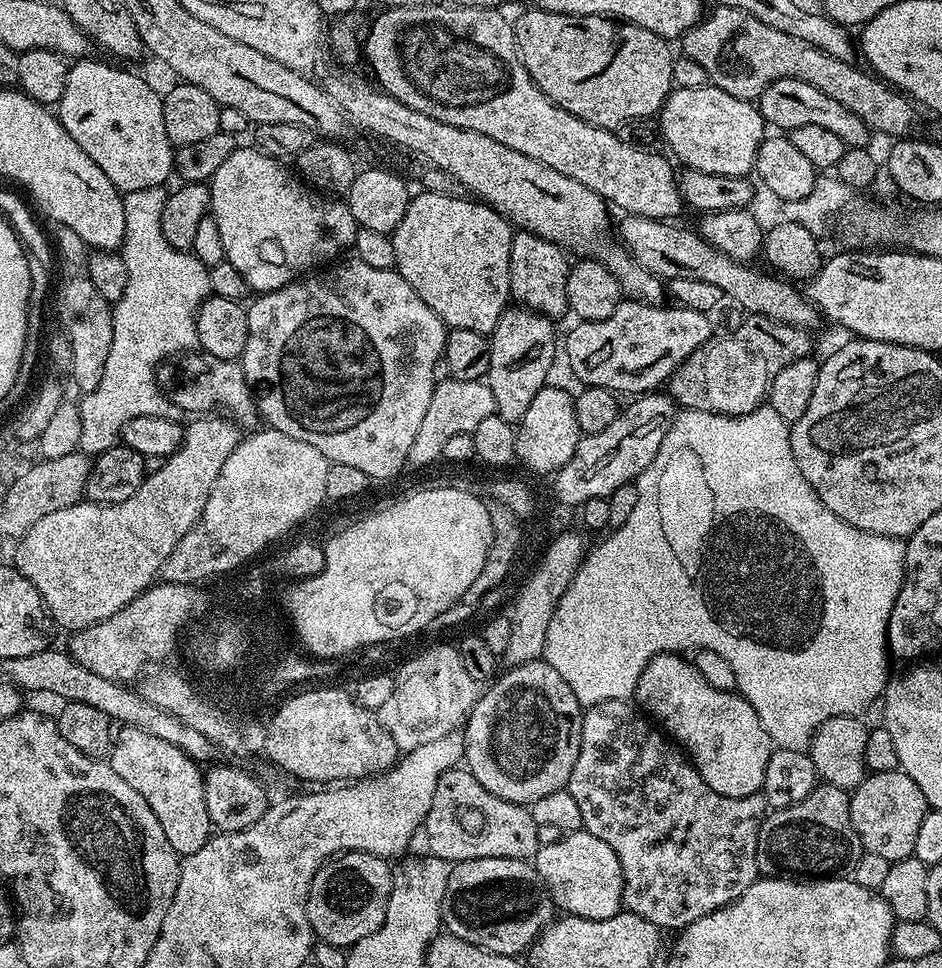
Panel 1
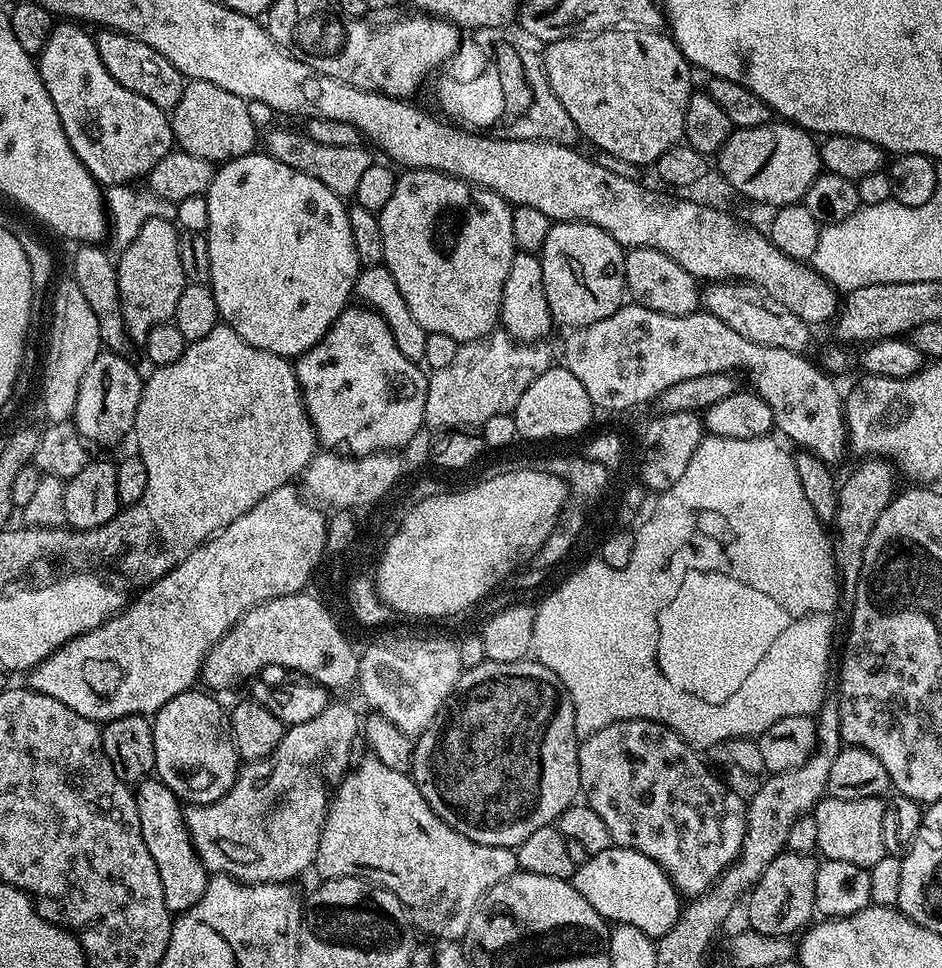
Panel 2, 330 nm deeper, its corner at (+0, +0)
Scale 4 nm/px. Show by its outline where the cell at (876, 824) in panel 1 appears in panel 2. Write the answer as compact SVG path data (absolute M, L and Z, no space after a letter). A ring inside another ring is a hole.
M825 795L811 813L818 825L818 852L825 860L854 862L854 866L871 869L886 855L882 842L882 814L885 801L881 797L838 798Z

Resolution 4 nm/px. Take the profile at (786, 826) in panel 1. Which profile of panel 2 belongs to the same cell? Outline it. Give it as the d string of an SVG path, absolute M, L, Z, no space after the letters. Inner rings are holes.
M787 850L781 852L778 858L774 858L774 862L770 862L770 866L766 866L762 878L746 897L746 905L748 904L747 927L760 935L791 938L801 930L807 929L813 919L811 916L814 916L816 912L814 874L817 863L815 855Z

